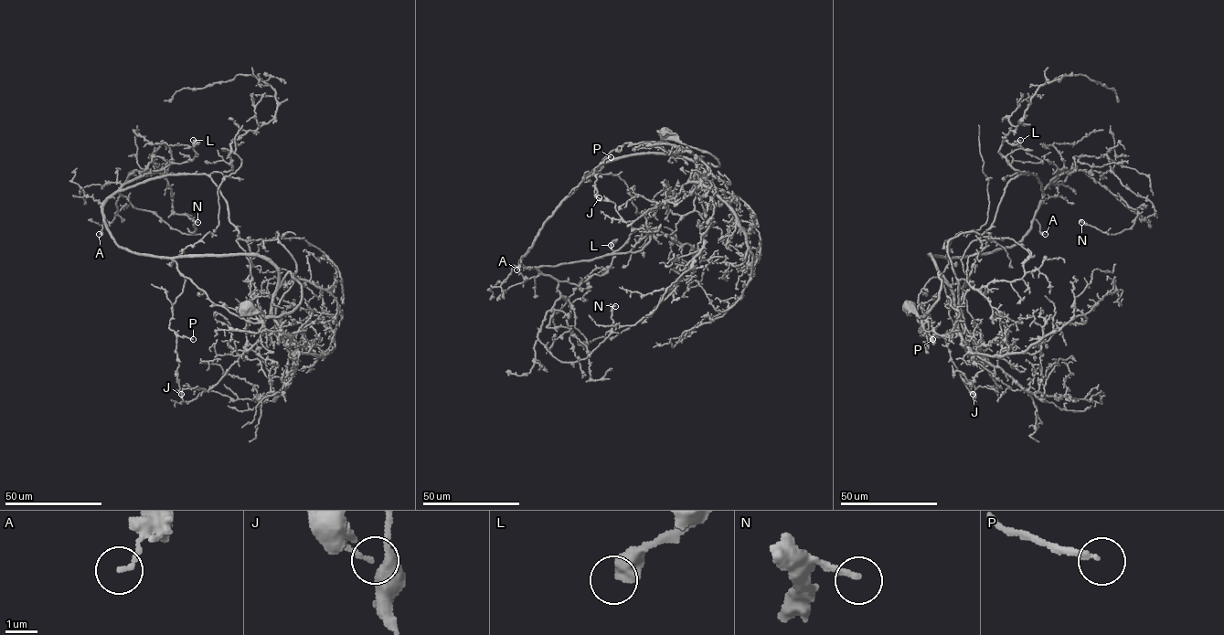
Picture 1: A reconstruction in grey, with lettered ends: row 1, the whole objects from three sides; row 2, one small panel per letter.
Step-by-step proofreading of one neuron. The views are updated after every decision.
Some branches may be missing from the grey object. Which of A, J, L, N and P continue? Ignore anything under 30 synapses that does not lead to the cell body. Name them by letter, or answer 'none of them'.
none of them

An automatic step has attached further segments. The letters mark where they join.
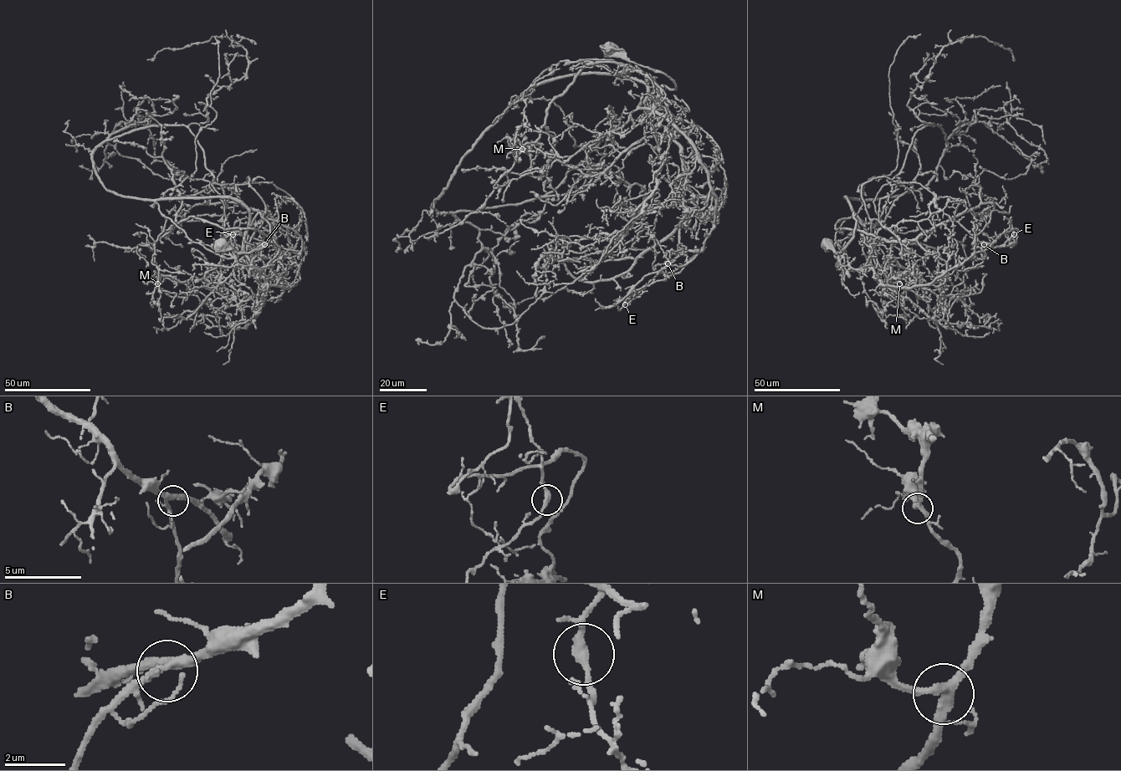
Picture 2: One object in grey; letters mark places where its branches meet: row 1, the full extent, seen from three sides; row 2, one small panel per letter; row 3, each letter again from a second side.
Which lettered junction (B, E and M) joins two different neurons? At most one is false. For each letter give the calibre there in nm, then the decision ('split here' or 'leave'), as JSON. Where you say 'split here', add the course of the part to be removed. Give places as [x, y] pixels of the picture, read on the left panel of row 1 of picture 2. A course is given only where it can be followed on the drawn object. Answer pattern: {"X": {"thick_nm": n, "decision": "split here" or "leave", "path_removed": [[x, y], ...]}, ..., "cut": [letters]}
{"B": {"thick_nm": 280, "decision": "leave"}, "E": {"thick_nm": 240, "decision": "split here", "path_removed": [[232, 233], [257, 248], [276, 221], [268, 242], [201, 218], [175, 224], [182, 200], [161, 125], [146, 112]]}, "M": {"thick_nm": 240, "decision": "leave"}, "cut": ["E"]}

